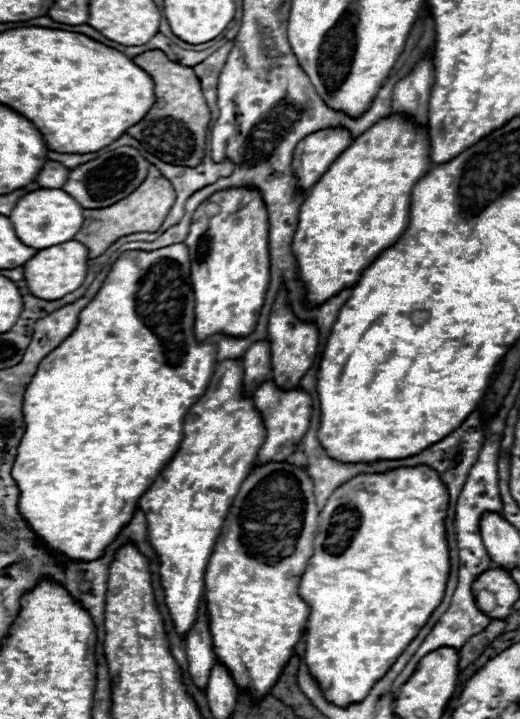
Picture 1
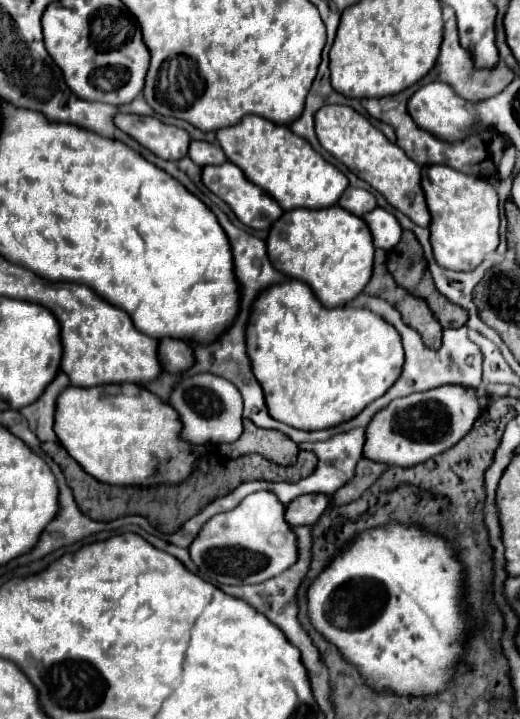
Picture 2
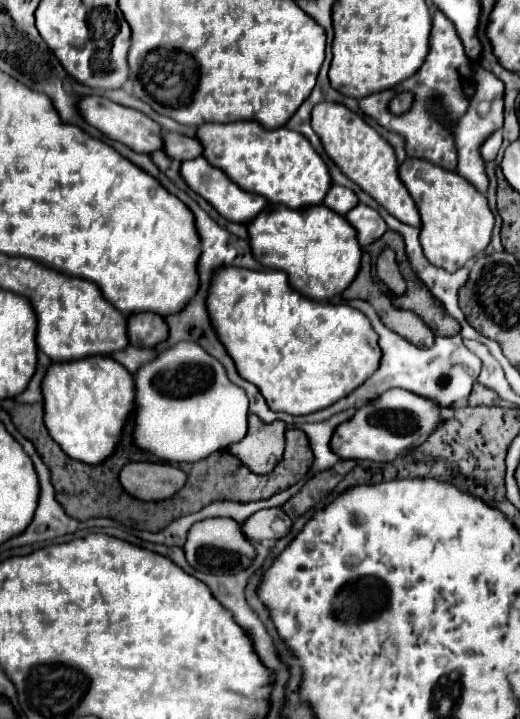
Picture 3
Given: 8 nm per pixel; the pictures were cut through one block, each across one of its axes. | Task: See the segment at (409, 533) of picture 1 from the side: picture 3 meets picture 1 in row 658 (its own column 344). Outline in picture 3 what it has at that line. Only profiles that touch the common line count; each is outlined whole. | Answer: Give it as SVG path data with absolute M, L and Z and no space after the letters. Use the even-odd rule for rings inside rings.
M236 266L216 270L216 274L212 274L206 308L212 328L234 360L238 374L260 390L270 410L292 416L322 410L356 390L376 370L382 358L378 336L360 310L346 304L336 306L304 298L288 286L286 274L278 270L248 270Z

